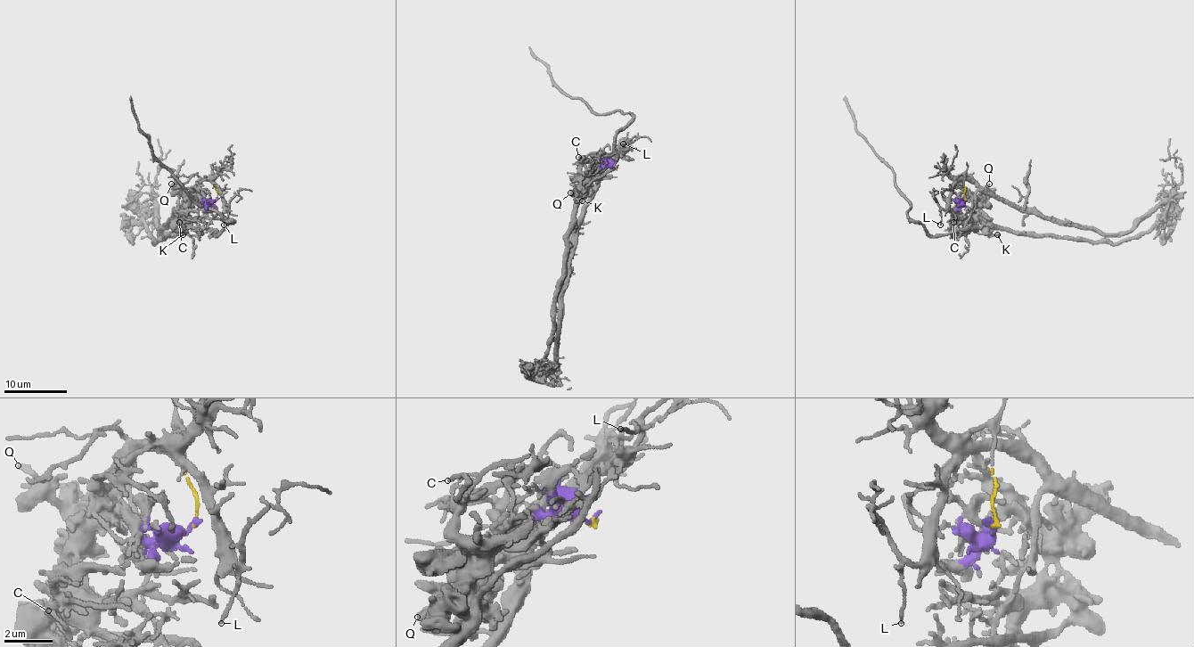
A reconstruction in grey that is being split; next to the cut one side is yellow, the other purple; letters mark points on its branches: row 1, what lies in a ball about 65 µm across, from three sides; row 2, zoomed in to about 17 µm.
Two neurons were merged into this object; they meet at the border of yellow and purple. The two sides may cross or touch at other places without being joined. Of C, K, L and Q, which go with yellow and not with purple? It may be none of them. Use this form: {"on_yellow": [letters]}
{"on_yellow": ["L"]}

